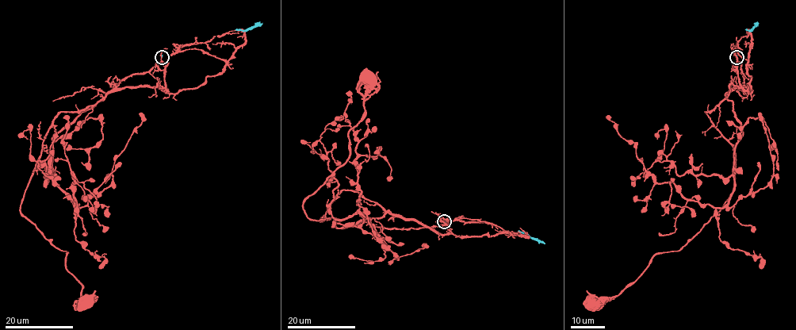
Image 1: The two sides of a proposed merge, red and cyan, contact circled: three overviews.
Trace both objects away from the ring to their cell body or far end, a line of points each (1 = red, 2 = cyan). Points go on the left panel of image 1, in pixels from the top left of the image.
1: (162, 58), (166, 90), (125, 86), (82, 112), (24, 197), (85, 305)
2: (162, 58), (162, 55), (262, 22)

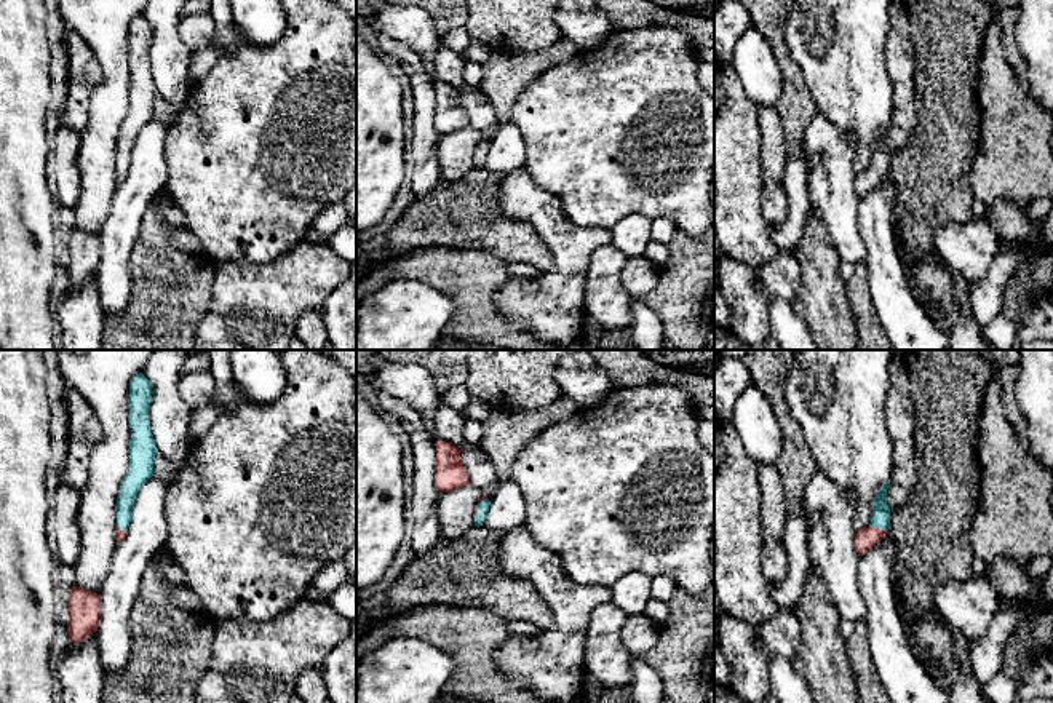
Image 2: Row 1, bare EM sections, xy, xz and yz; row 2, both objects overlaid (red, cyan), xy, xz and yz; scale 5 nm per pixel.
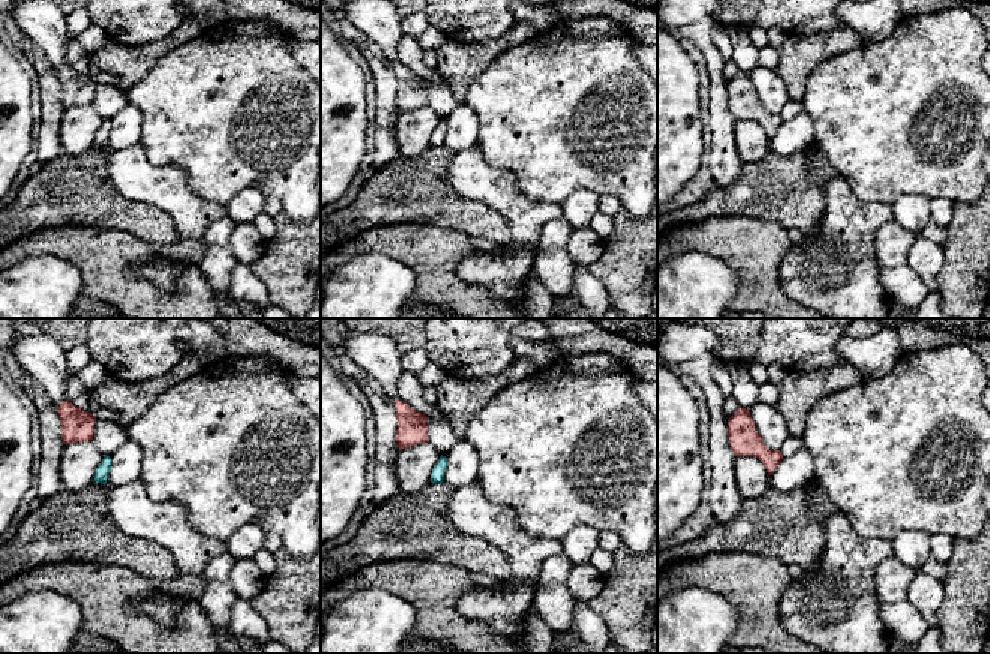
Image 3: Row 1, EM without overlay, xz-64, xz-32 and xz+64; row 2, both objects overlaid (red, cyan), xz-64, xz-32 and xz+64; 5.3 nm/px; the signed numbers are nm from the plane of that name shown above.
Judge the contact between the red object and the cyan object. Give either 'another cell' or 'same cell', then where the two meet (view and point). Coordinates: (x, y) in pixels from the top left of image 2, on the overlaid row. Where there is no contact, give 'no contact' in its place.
another cell; meets red in yz at (879, 529)

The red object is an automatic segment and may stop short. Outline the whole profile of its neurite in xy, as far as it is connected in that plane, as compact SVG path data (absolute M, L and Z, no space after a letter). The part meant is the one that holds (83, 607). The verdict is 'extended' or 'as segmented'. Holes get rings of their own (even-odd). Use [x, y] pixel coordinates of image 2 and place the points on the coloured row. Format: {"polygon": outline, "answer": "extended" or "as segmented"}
{"polygon": "M72 586L67 631L70 642L80 644L97 631L101 620L101 594Z", "answer": "as segmented"}

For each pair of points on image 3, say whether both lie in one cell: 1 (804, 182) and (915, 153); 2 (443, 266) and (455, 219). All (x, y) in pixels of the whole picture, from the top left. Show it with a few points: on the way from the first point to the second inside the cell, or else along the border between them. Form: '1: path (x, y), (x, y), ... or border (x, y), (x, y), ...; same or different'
1: border (816, 144), (839, 173); different
2: border (417, 224), (452, 228), (470, 236); different

